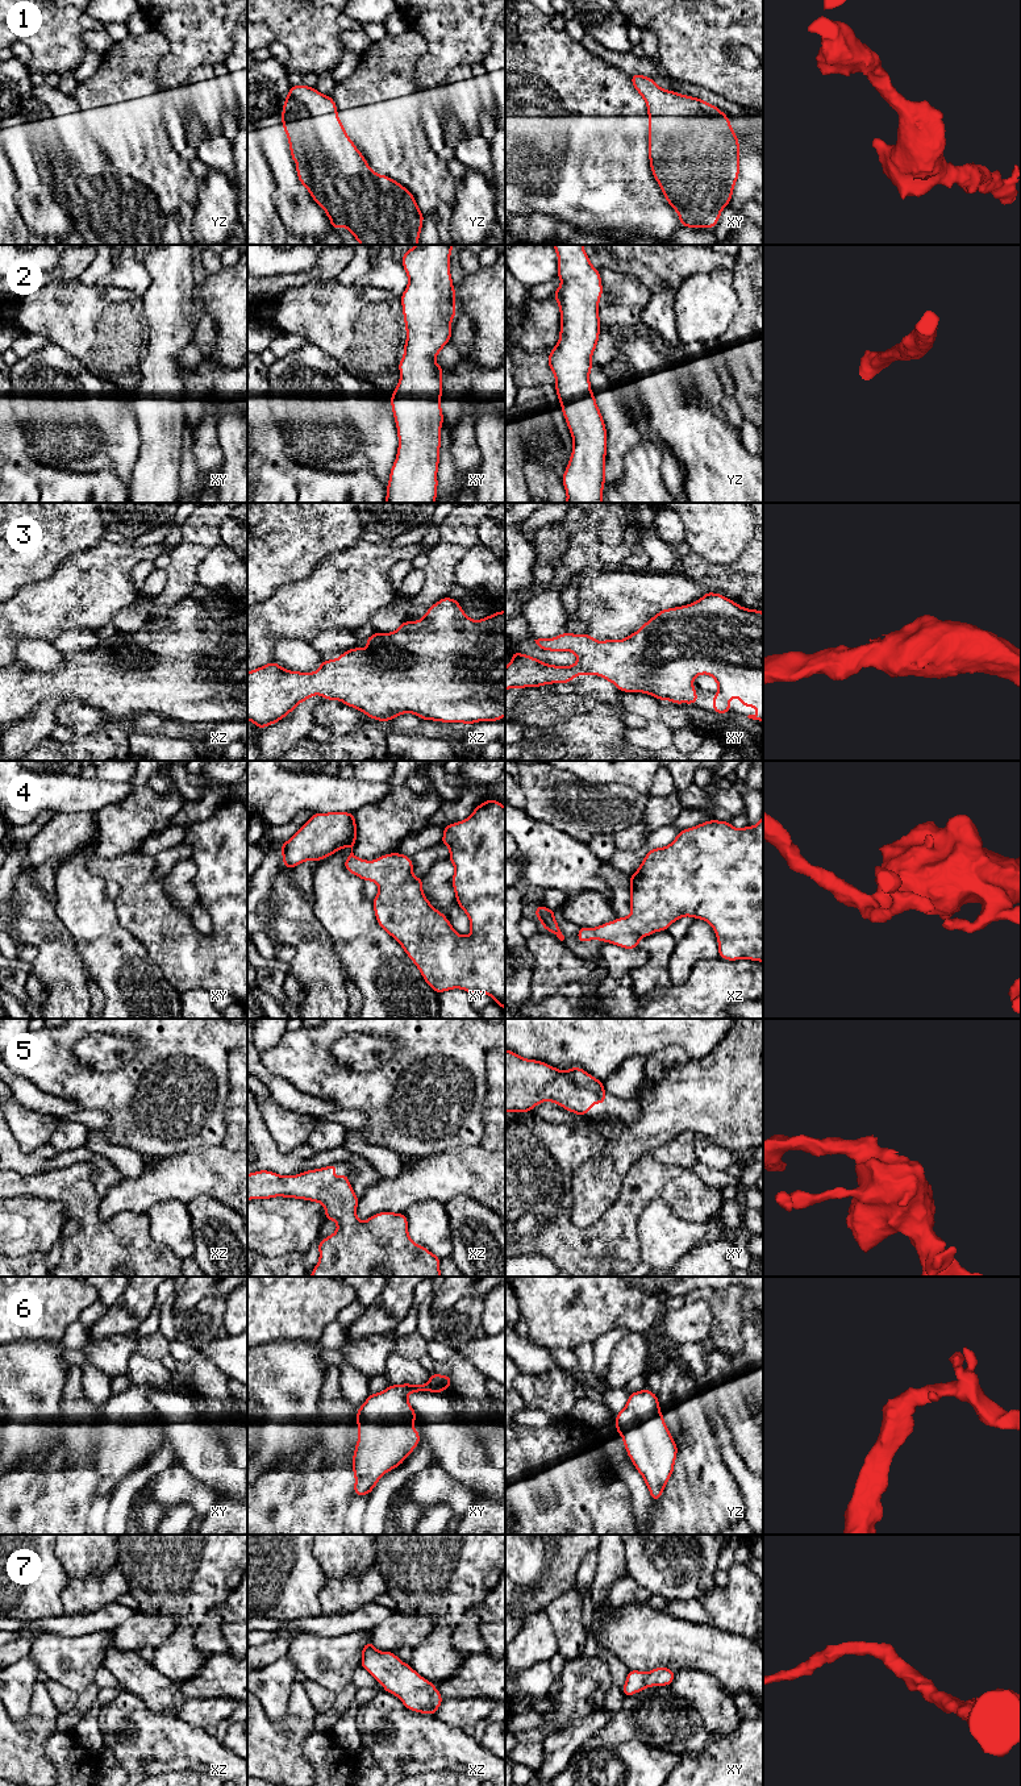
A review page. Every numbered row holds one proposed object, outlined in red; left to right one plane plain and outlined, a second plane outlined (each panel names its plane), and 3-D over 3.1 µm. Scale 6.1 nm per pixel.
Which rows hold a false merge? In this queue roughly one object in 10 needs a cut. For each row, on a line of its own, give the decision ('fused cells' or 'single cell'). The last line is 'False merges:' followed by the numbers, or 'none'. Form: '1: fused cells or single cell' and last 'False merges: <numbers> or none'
1: single cell
2: single cell
3: single cell
4: single cell
5: single cell
6: single cell
7: single cell
False merges: none

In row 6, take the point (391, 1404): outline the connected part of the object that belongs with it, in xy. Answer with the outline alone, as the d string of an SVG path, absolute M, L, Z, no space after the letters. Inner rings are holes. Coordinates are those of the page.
M432 1373L430 1379L424 1385L391 1385L383 1391L367 1396L357 1411L358 1441L353 1453L351 1469L355 1477L354 1496L370 1495L379 1479L400 1466L418 1445L421 1435L413 1425L417 1416L408 1395L421 1391L443 1392L447 1387L451 1387L450 1375Z

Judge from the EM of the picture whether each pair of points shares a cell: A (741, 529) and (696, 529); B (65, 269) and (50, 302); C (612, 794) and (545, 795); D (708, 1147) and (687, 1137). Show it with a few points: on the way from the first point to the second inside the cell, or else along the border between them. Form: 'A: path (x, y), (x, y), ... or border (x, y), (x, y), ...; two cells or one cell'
A: path (730, 529), (707, 529); one cell
B: border (76, 278), (51, 280); two cells
C: path (595, 795), (562, 795); one cell
D: border (696, 1136), (695, 1157), (697, 1160); two cells

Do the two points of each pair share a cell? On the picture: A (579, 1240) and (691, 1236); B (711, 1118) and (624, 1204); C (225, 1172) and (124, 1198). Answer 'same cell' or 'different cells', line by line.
A: different cells
B: different cells
C: same cell

